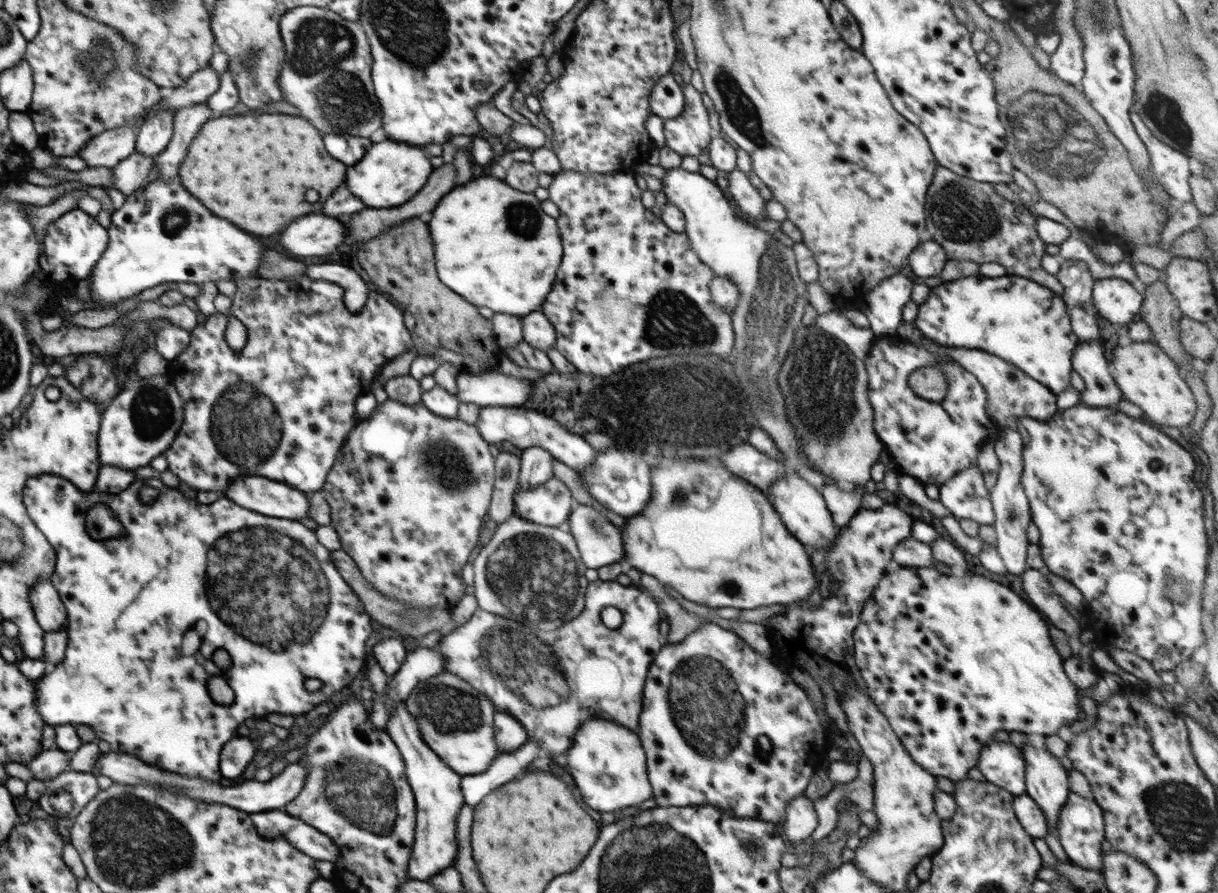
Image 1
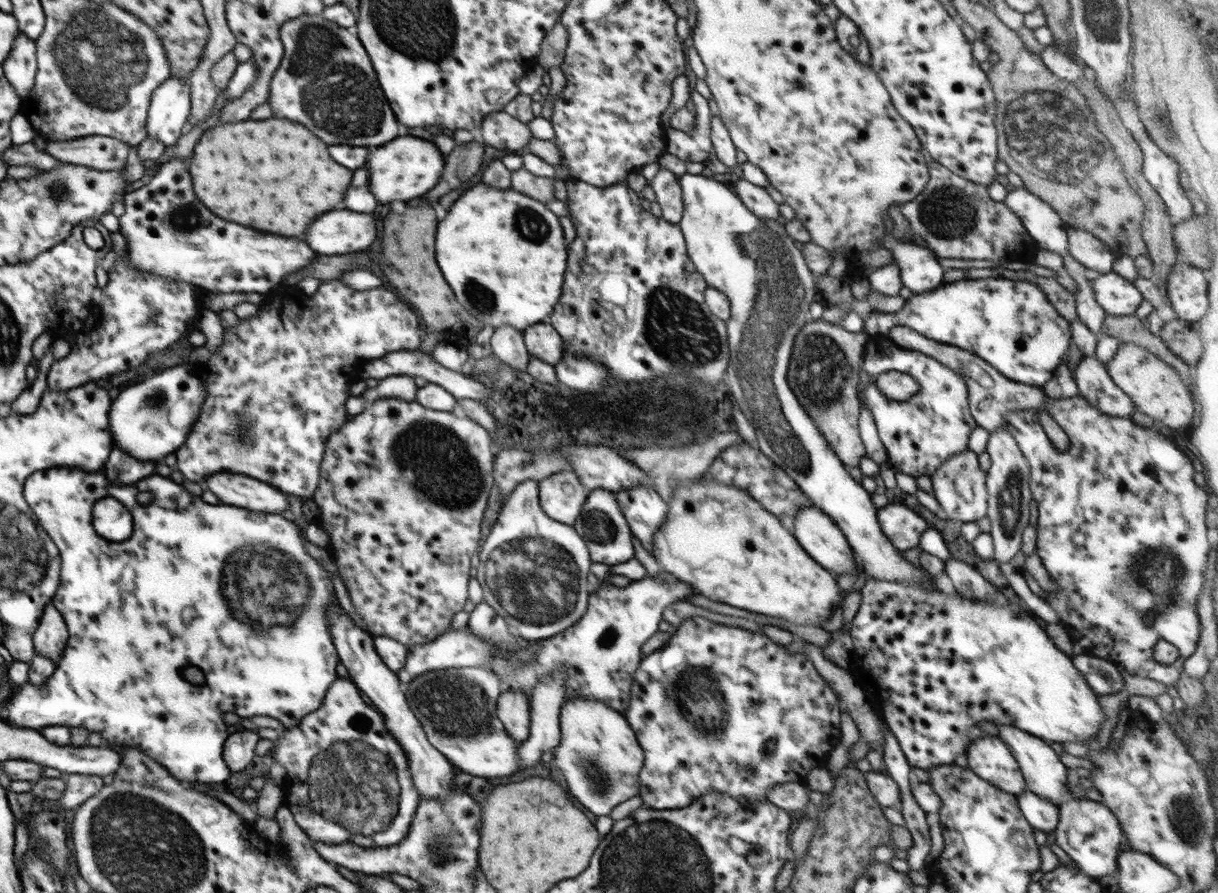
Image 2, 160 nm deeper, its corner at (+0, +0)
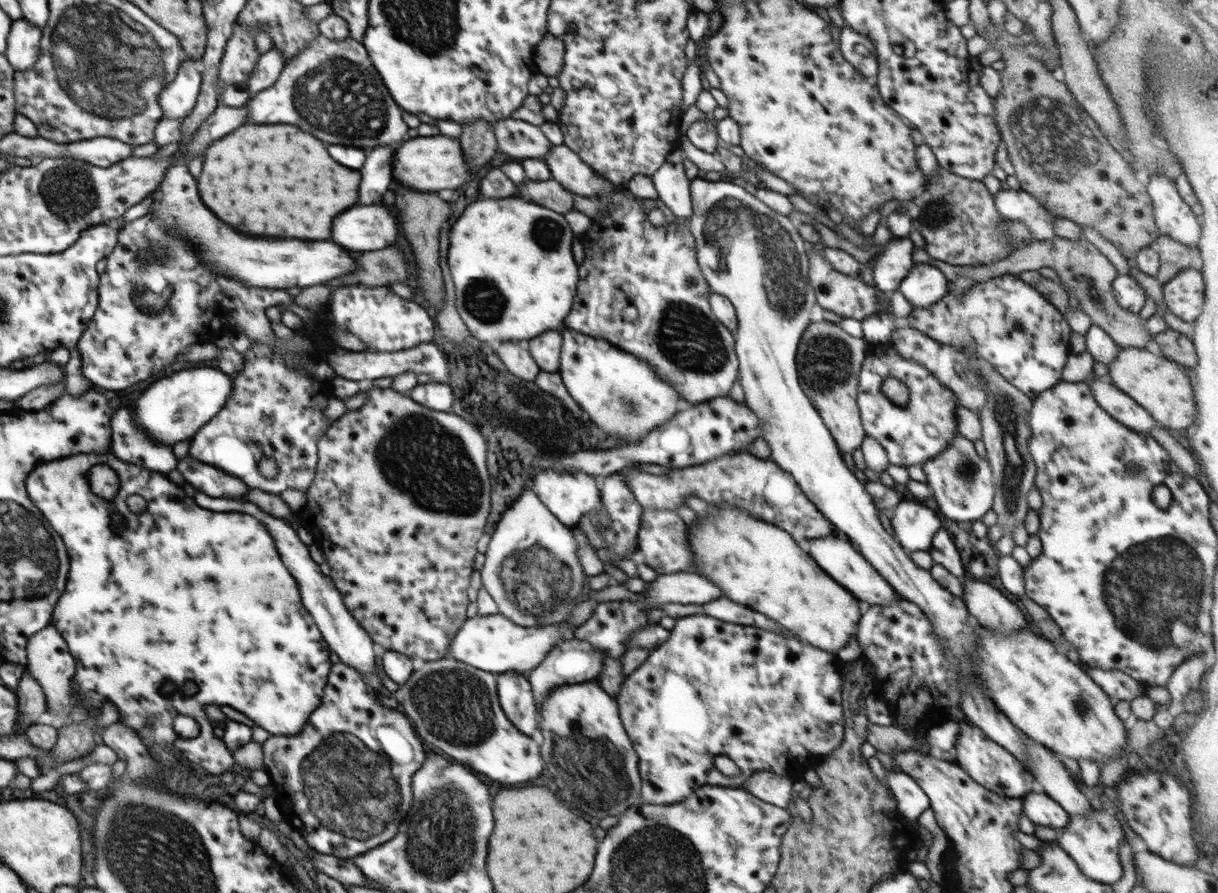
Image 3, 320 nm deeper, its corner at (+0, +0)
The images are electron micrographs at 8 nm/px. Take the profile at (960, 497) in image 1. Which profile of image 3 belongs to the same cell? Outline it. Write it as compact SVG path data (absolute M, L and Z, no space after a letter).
M960 434L954 436L944 451L926 460L923 465L927 486L936 500L937 508L950 520L981 521L994 503L995 486L990 463L978 455L974 443Z

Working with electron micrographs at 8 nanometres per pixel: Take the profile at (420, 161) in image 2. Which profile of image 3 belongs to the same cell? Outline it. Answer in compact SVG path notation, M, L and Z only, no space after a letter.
M442 134L435 136L406 137L396 148L394 160L394 178L398 186L404 185L415 191L436 193L444 188L458 189L469 181L472 176L464 154L462 154L461 139L450 138Z

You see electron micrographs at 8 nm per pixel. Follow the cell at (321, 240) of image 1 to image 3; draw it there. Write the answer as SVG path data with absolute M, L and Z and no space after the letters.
M384 205L354 206L334 220L332 242L351 252L366 252L394 246L399 222Z

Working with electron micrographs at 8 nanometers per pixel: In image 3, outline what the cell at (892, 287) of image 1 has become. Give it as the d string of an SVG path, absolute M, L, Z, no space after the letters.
M893 237L884 249L877 254L873 262L875 286L887 294L898 290L900 283L915 265L914 243L910 237Z

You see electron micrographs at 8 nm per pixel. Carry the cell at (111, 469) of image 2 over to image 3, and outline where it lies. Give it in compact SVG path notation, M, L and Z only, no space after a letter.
M121 404L111 416L111 451L124 462L144 466L154 472L170 472L178 459L172 447L158 444L135 421L130 405Z

